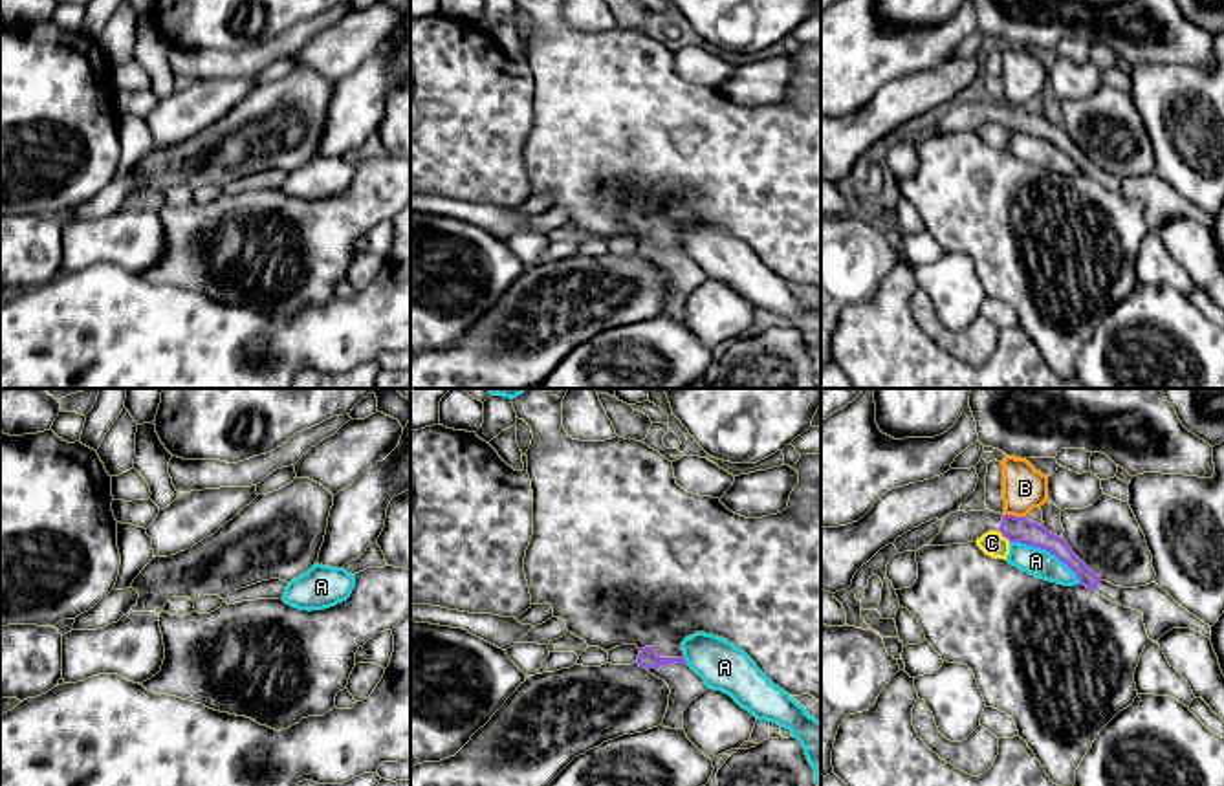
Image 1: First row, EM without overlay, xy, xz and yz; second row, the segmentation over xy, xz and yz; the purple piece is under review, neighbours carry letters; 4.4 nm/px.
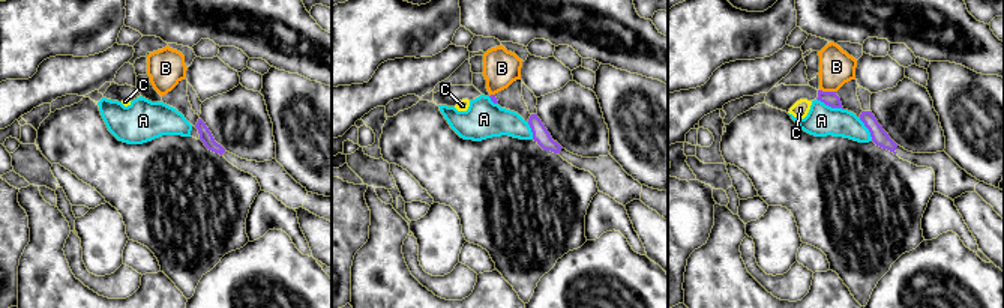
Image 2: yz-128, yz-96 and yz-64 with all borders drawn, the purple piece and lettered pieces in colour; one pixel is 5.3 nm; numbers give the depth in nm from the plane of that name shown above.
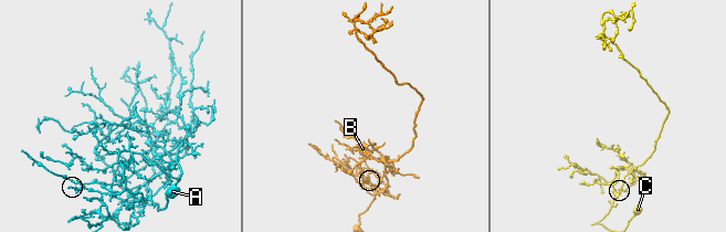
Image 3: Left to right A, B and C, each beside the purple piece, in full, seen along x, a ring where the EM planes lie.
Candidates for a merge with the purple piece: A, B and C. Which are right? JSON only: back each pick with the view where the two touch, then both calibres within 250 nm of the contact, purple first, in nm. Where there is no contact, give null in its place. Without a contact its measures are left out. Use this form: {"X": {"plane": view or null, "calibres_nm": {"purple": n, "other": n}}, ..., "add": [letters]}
{"add": []}

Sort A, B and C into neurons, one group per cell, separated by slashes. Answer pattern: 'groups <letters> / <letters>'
groups A / B / C

